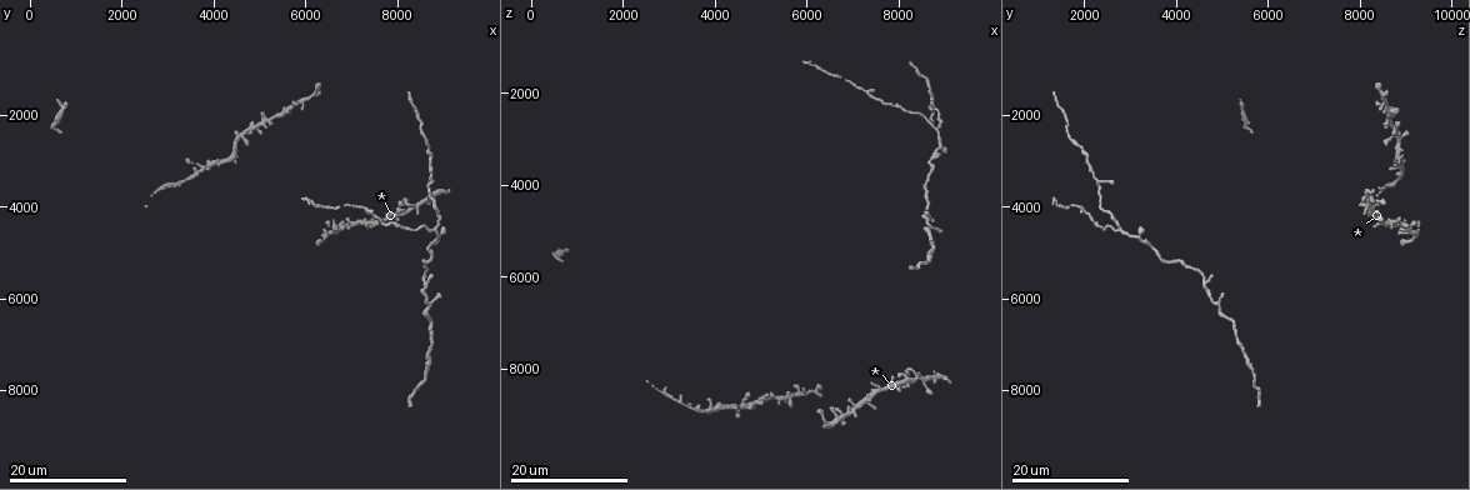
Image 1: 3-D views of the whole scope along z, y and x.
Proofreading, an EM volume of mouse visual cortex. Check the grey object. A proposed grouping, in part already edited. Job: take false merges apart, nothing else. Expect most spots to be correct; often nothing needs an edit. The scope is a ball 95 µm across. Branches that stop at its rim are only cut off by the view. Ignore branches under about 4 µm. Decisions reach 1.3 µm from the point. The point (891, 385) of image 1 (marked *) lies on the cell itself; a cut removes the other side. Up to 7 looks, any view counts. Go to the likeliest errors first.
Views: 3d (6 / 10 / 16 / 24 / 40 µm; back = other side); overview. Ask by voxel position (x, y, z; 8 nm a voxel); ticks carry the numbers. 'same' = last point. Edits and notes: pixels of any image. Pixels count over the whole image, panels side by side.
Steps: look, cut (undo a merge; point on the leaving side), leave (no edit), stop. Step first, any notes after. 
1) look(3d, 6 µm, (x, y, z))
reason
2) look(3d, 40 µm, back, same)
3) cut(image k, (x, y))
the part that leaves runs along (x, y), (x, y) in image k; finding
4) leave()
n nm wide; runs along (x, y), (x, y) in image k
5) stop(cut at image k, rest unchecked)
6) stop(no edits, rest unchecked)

look(3d, 16 µm, (8450, 3950, 8150))
looks like a crossing

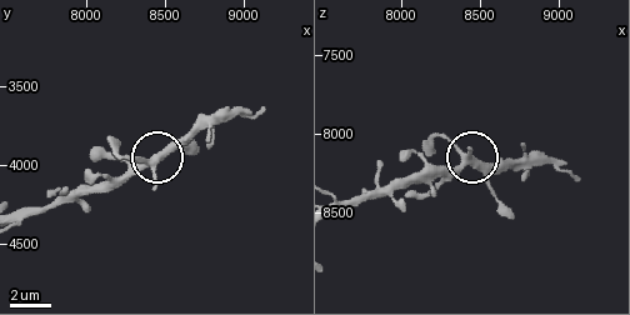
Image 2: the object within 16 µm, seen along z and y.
look(3d, 10 µm, (8400, 3980, 8140))
closer look

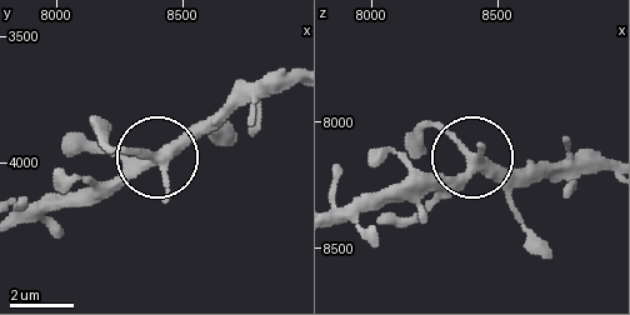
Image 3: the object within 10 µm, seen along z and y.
leave()
runs along (339, 215), (428, 194), (476, 159), (525, 168), (546, 180) in image 3; one cell here

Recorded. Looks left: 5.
look(3d, 16 µm, (8800, 4450, 2800))
three arms meet

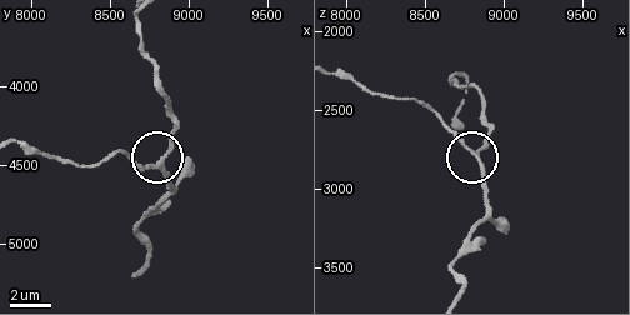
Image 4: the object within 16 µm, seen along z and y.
look(3d, 10 µm, (8820, 4500, 2760))

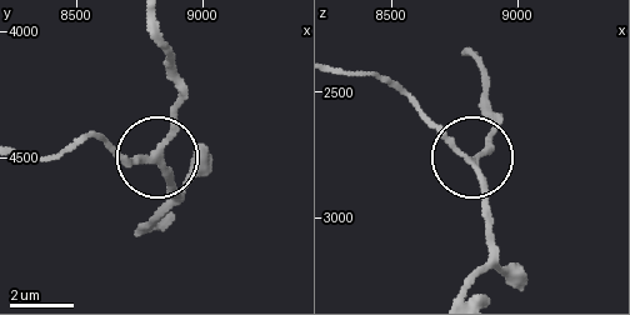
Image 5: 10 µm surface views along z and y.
leave()
side arm 30 µm; runs along (463, 289), (491, 249), (484, 184), (478, 168), (398, 90) in image 5; one cell here

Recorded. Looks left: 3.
look(3d, 24 µm, (7350, 4100, 1950))
three arms meet

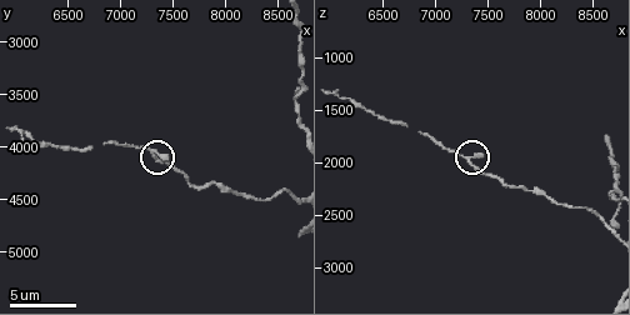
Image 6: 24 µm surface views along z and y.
look(3d, 10 µm, (7320, 4040, 1960))
zoom in

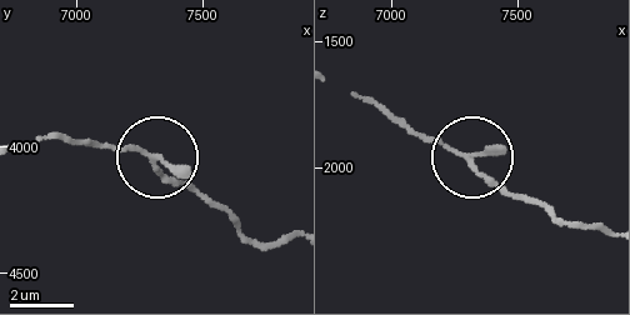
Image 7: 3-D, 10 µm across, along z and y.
leave()
runs along (289, 235), (248, 238), (151, 158), (74, 144) in image 7; continuous, no second cell

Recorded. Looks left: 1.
stop(no edits, rest unchecked)

